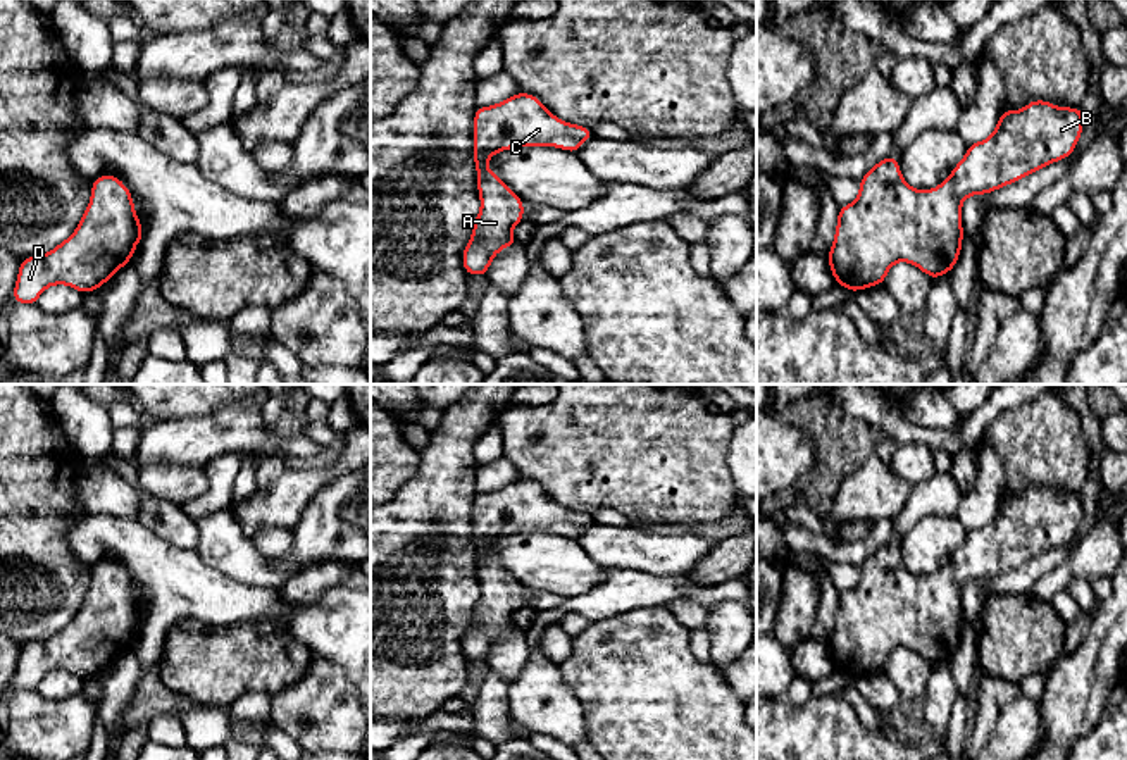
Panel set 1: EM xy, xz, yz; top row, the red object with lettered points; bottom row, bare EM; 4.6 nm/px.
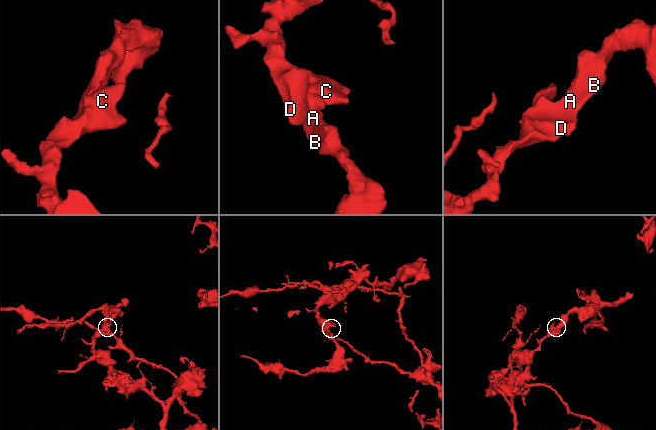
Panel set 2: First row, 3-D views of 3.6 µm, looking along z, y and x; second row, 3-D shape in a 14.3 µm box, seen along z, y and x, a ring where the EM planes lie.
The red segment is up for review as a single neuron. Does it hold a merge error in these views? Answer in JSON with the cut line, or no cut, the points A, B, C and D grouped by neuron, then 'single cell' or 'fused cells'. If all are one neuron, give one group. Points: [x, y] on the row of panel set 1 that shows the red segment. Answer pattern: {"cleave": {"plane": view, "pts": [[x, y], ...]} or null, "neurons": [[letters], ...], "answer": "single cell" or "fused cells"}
{"cleave": null, "neurons": [["A", "B", "C", "D"]], "answer": "single cell"}

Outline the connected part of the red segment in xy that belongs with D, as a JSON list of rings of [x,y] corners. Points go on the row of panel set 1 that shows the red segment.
[[[103,174],[91,181],[91,198],[76,231],[52,252],[21,260],[12,300],[16,303],[36,305],[40,295],[53,284],[71,286],[83,295],[91,293],[129,264],[143,236],[131,191],[117,176]]]

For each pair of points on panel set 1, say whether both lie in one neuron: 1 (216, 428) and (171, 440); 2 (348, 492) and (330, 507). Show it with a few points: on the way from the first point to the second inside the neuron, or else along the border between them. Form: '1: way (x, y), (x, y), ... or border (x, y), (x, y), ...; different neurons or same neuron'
1: way (205, 438), (181, 440); same neuron
2: way (343, 497), (335, 505); same neuron

